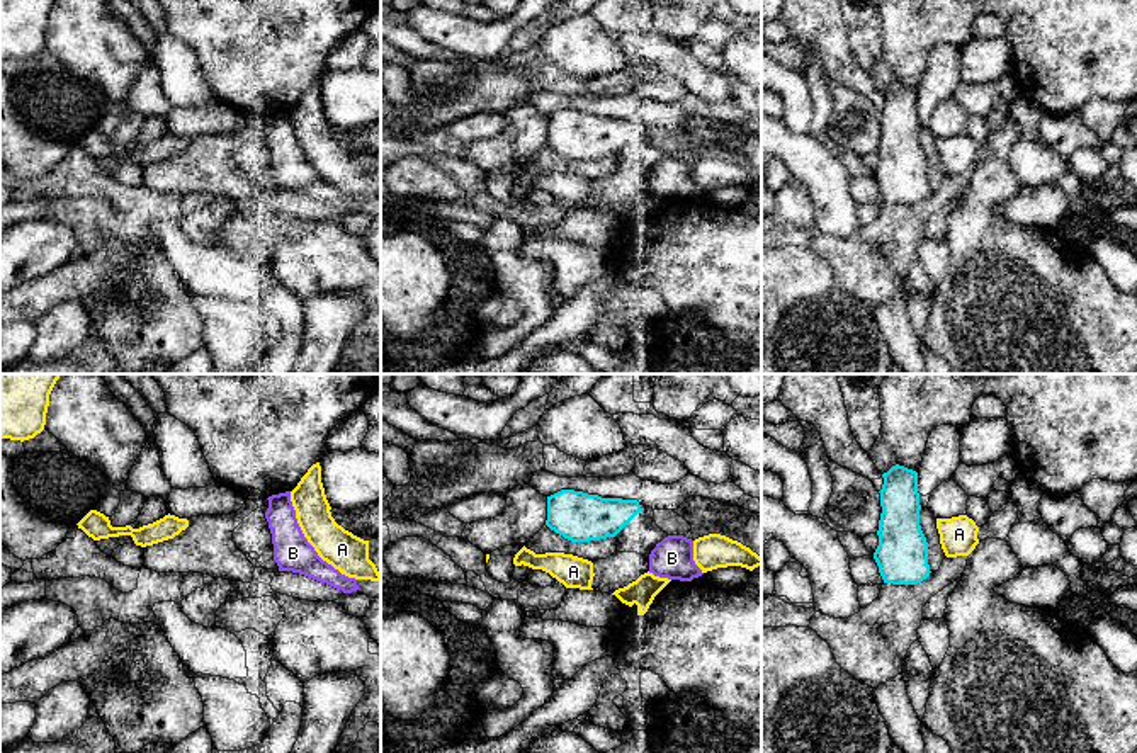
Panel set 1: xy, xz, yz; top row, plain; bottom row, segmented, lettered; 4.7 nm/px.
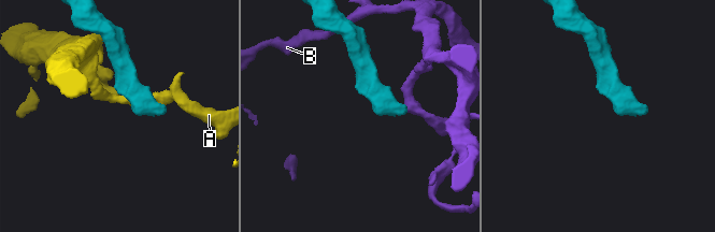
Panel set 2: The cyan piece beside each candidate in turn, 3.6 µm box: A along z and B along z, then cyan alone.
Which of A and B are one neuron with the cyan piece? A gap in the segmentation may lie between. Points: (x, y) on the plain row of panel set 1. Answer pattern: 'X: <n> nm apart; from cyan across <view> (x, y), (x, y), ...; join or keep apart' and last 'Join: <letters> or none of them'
A: 60 nm apart; from cyan across xz (571, 160), (571, 174); keep apart
B: 170 nm apart; from cyan across xz (639, 131), (658, 162); keep apart
Join: none of them

